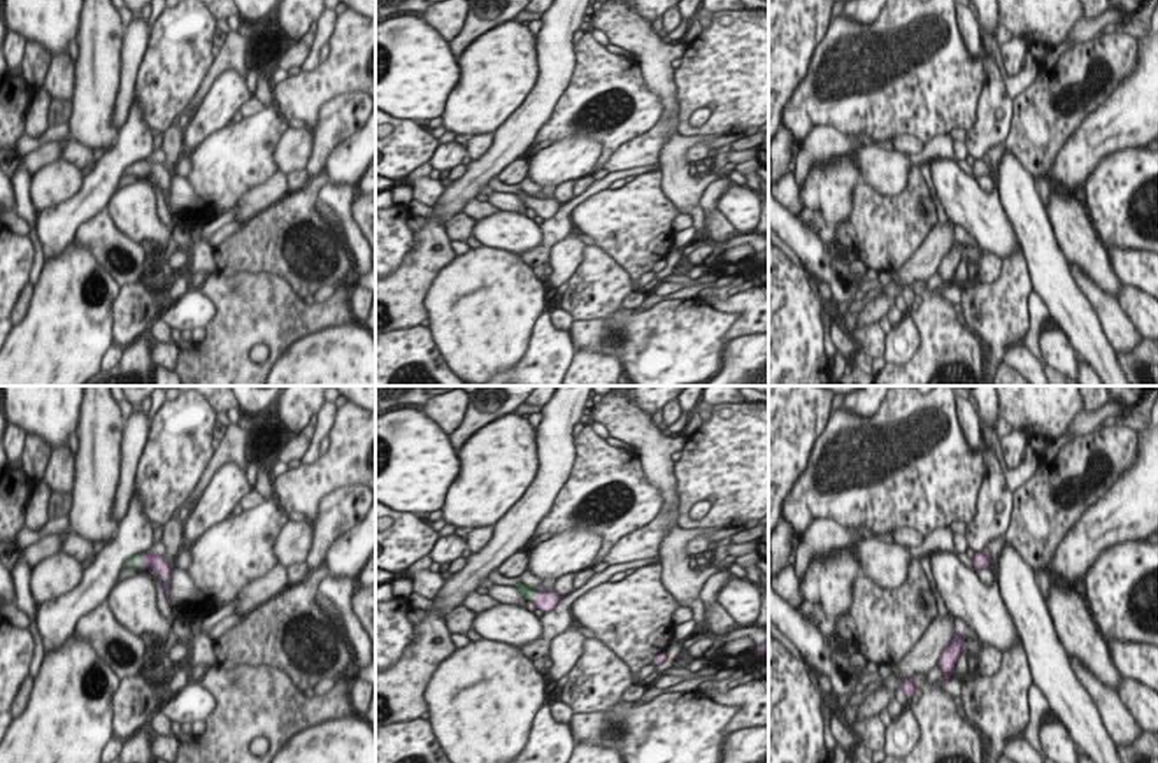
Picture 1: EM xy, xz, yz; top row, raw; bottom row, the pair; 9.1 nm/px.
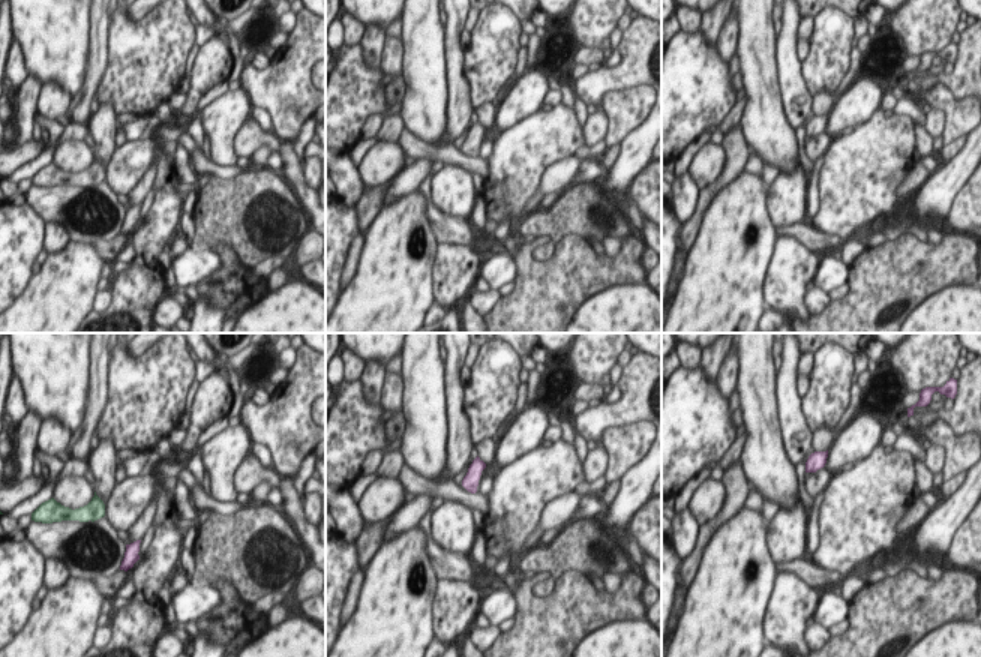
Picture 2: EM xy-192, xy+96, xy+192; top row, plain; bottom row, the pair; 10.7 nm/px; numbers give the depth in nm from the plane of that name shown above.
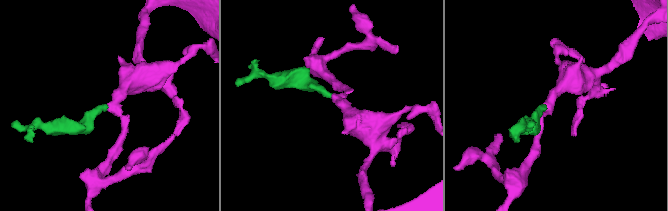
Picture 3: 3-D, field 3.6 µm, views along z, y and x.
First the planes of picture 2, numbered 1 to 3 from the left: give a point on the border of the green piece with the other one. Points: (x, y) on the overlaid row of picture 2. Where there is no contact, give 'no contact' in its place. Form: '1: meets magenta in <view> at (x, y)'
1: no contact
2: no contact
3: no contact

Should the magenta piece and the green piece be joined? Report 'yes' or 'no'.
yes

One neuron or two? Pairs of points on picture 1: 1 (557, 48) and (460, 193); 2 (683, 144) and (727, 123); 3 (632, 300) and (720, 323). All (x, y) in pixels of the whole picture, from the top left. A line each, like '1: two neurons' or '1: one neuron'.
1: one neuron
2: two neurons
3: two neurons

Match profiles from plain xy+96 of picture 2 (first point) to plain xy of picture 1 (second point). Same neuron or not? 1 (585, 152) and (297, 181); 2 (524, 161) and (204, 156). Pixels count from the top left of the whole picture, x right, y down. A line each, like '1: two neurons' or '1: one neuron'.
1: one neuron
2: one neuron

